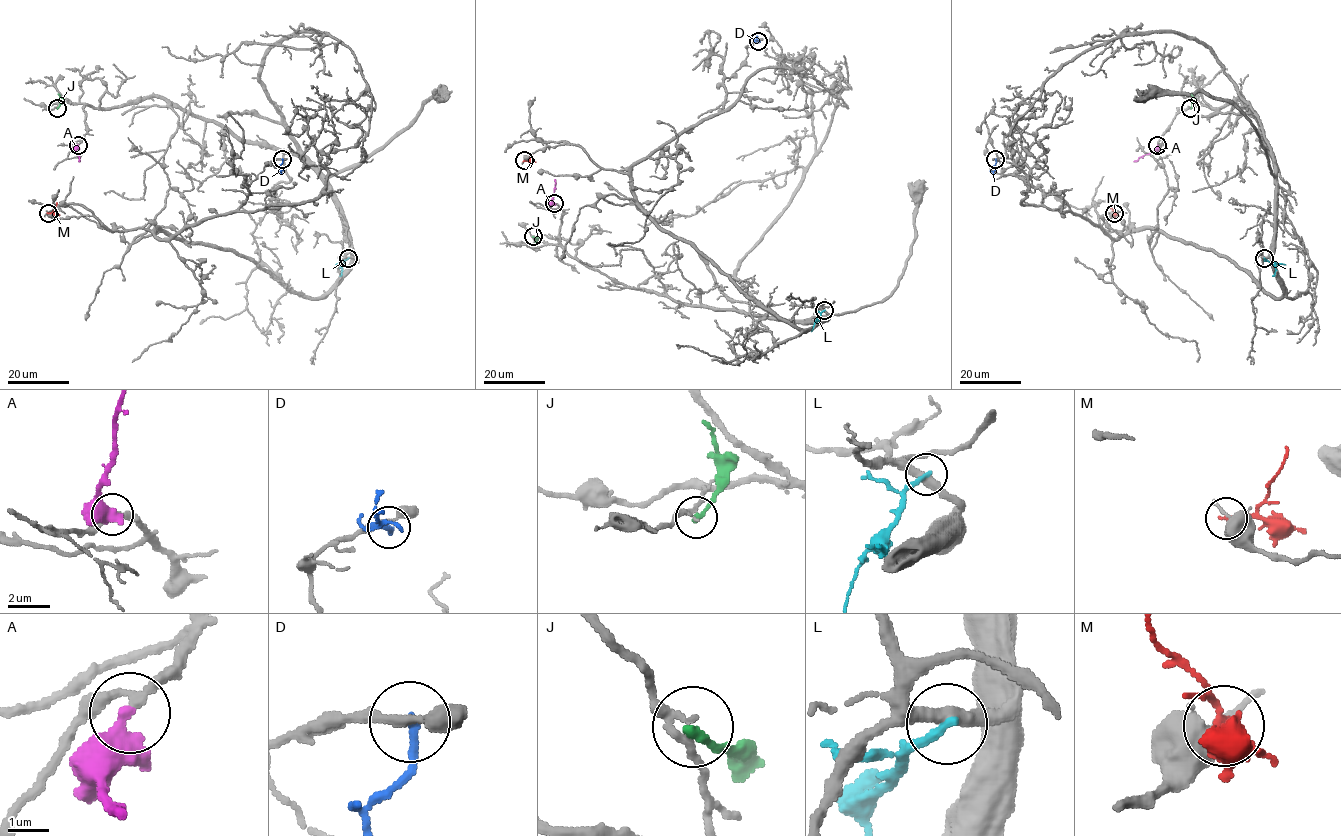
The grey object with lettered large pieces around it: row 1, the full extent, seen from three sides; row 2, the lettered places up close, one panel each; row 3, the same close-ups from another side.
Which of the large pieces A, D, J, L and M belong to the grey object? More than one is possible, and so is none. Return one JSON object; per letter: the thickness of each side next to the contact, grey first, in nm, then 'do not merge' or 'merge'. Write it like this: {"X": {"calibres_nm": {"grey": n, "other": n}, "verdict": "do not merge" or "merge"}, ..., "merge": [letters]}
{"A": {"calibres_nm": {"grey": 190, "other": 400}, "verdict": "merge"}, "D": {"calibres_nm": {"grey": 240, "other": 240}, "verdict": "do not merge"}, "J": {"calibres_nm": {"grey": 130, "other": 240}, "verdict": "do not merge"}, "L": {"calibres_nm": {"grey": 380, "other": 240}, "verdict": "do not merge"}, "M": {"calibres_nm": {"grey": 280, "other": 200}, "verdict": "do not merge"}, "merge": ["A"]}

